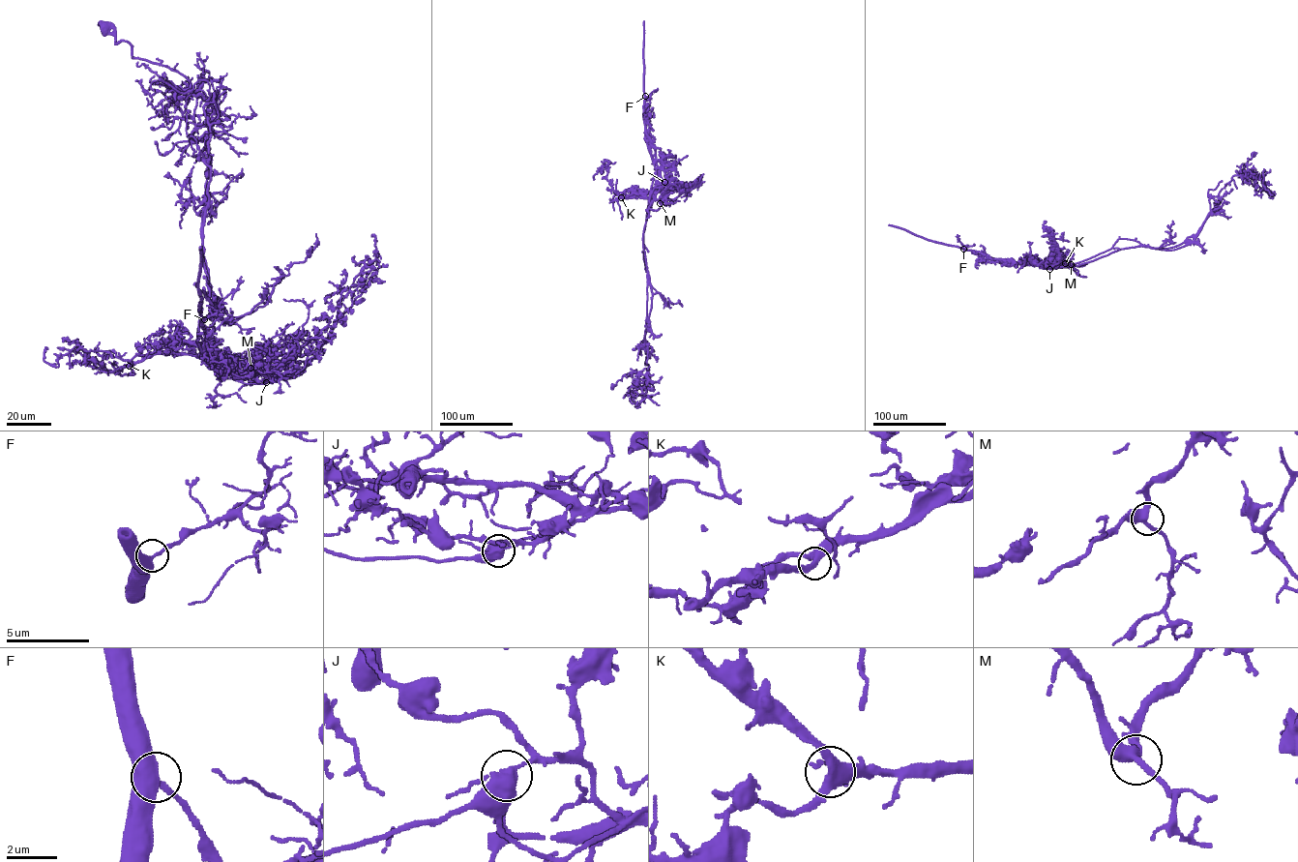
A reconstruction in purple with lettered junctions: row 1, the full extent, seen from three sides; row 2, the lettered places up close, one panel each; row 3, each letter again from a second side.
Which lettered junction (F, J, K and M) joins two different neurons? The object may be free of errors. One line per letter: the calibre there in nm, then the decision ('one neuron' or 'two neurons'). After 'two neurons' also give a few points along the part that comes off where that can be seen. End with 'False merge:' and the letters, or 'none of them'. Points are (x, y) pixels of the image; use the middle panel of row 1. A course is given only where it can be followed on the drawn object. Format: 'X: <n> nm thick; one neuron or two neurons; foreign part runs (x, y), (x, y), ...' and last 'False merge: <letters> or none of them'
F: 550 nm thick; one neuron
J: 440 nm thick; two neurons; foreign part runs (664, 182), (651, 194), (643, 232), (649, 371), (637, 377), (635, 391), (659, 405)
K: 380 nm thick; one neuron
M: 380 nm thick; one neuron
False merge: J

